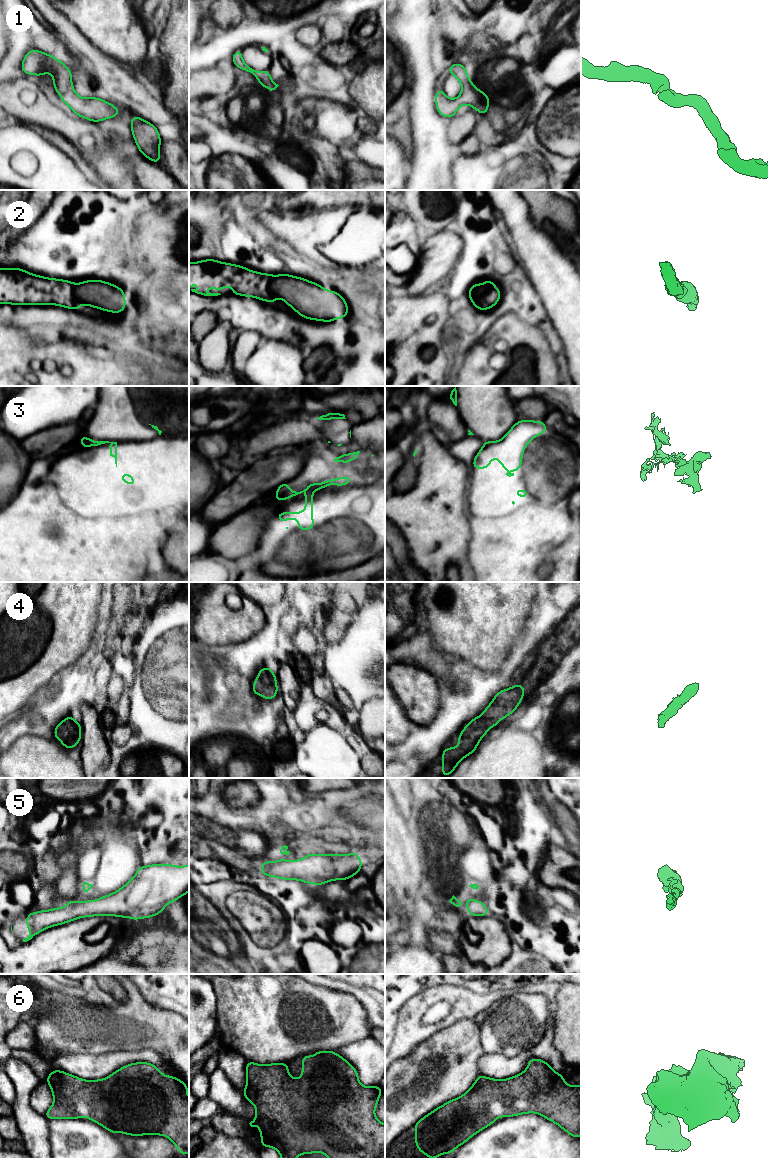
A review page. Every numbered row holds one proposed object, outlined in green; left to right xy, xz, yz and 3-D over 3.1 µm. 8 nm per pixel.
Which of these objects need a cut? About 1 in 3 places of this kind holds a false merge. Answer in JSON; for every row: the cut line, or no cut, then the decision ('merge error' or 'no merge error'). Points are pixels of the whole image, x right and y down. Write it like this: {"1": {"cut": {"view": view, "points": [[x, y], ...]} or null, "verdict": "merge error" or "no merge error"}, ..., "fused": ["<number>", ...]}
{"1": {"cut": null, "verdict": "no merge error"}, "2": {"cut": null, "verdict": "no merge error"}, "3": {"cut": {"view": "xz", "points": [[312, 490], [308, 492]]}, "verdict": "merge error"}, "4": {"cut": null, "verdict": "no merge error"}, "5": {"cut": null, "verdict": "no merge error"}, "6": {"cut": null, "verdict": "no merge error"}, "fused": ["3"]}

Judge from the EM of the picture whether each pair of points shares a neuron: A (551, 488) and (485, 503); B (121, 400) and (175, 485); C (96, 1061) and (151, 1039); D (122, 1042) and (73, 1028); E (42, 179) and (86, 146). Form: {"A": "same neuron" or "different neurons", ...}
{"A": "same neuron", "B": "different neurons", "C": "different neurons", "D": "same neuron", "E": "different neurons"}

